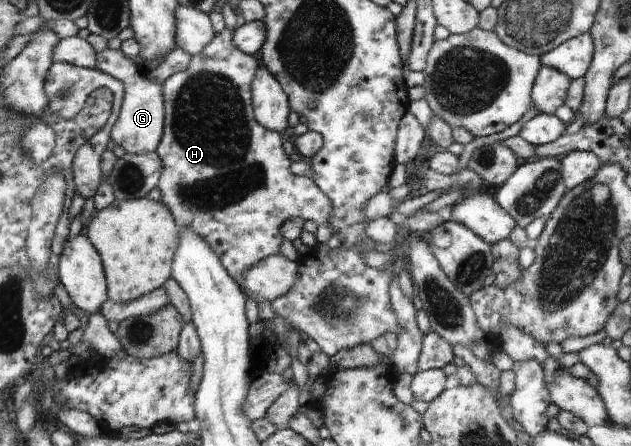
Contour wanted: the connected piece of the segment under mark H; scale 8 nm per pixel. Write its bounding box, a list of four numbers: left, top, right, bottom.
[156,29,332,286]

